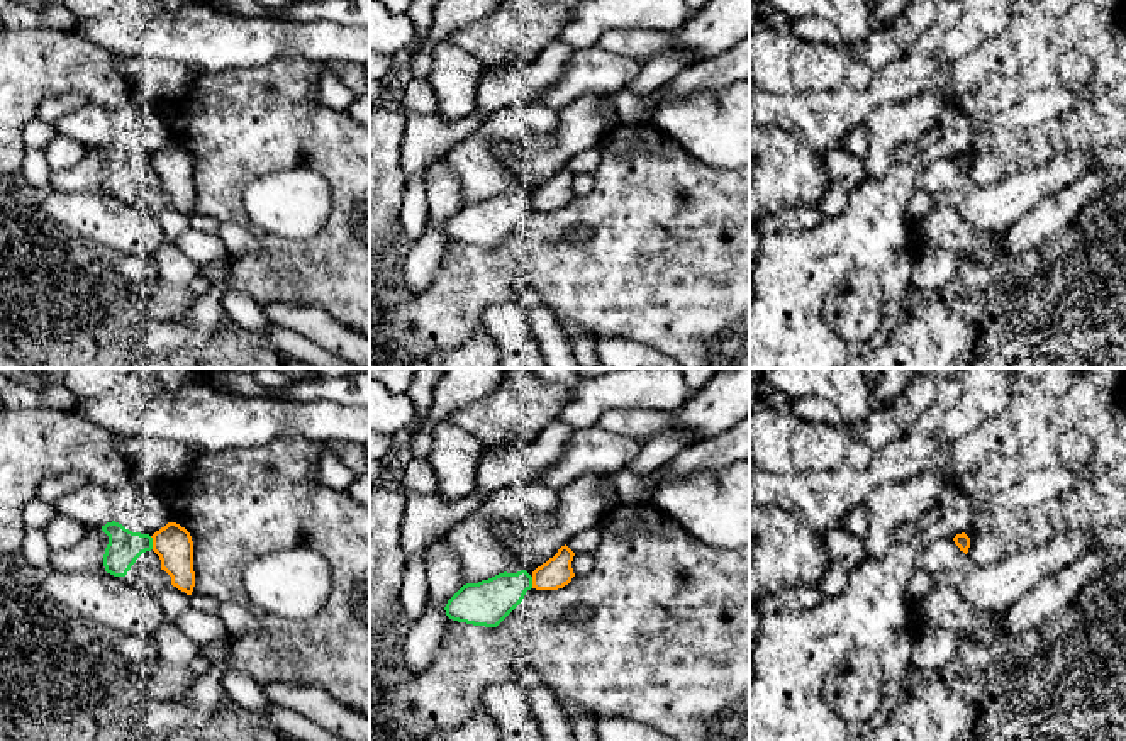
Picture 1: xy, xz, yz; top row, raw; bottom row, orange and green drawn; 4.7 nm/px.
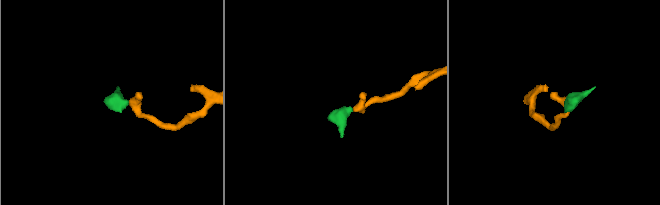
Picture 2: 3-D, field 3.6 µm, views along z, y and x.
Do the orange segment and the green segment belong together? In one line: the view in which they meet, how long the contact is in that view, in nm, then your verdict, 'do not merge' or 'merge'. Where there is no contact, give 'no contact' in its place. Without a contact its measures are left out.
contact in xy; length 70 nm; do not merge

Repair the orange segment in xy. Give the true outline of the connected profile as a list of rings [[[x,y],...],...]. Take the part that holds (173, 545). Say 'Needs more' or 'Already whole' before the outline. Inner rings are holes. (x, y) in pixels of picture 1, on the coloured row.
Already whole. [[[168,522],[153,536],[153,551],[161,560],[161,570],[171,577],[171,585],[192,595],[195,587],[193,541],[176,522]]]

